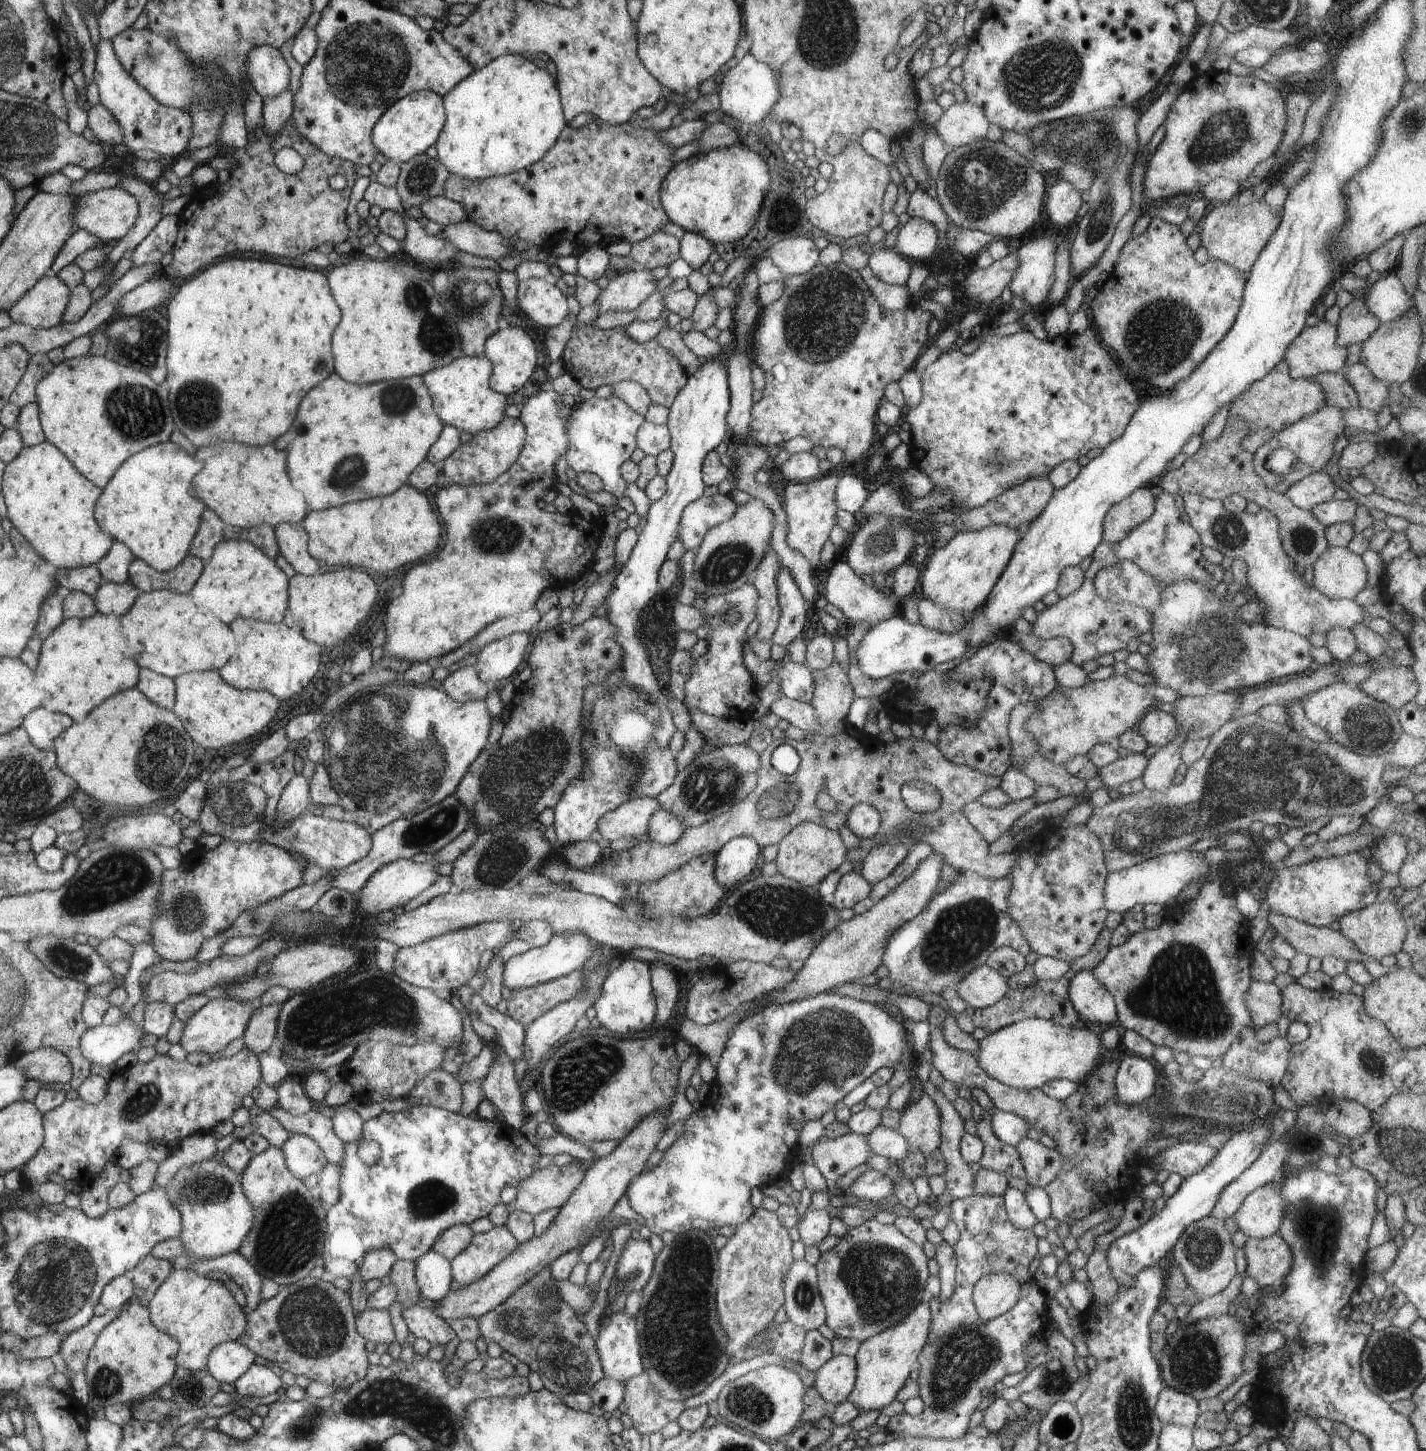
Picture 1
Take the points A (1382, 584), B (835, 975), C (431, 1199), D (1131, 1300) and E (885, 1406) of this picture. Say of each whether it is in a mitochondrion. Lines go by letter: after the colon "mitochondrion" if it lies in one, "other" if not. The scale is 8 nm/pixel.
A: other
B: other
C: mitochondrion
D: other
E: other

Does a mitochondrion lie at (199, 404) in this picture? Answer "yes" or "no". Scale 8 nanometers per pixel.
yes

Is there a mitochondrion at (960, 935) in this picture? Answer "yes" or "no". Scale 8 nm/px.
yes

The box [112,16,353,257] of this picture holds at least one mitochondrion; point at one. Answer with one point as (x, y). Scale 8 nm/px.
(149, 58)

